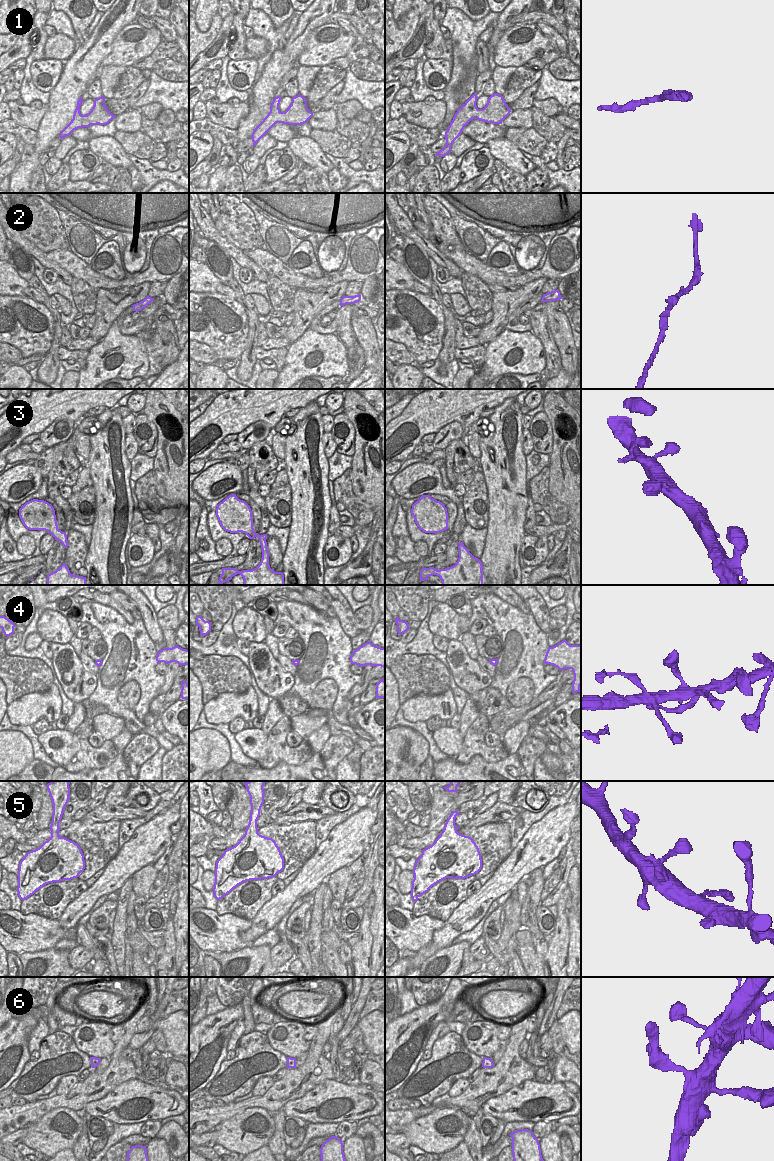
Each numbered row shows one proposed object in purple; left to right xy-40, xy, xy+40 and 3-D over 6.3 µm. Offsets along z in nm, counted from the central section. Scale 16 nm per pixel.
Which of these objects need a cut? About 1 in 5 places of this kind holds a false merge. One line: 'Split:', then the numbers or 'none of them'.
Split: none of them

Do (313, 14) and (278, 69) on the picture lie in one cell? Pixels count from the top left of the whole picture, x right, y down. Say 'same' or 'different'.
same

